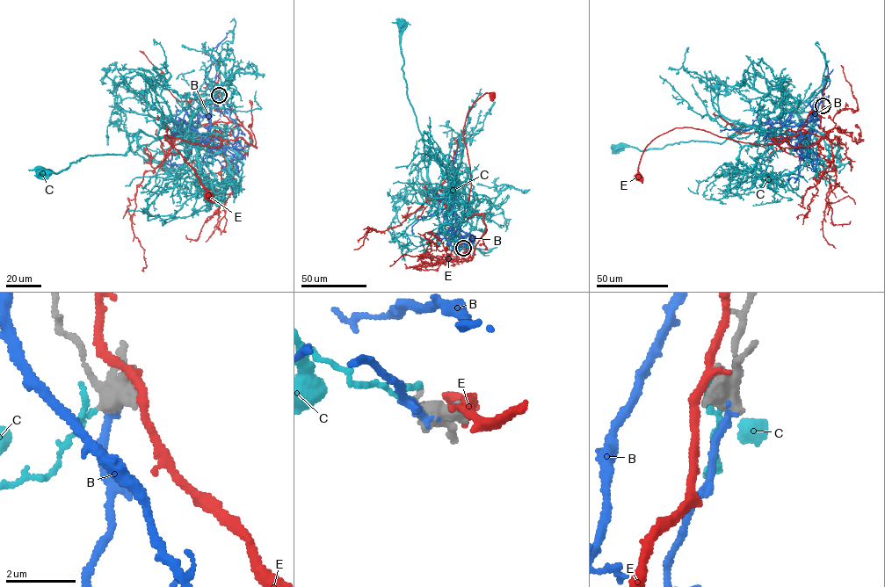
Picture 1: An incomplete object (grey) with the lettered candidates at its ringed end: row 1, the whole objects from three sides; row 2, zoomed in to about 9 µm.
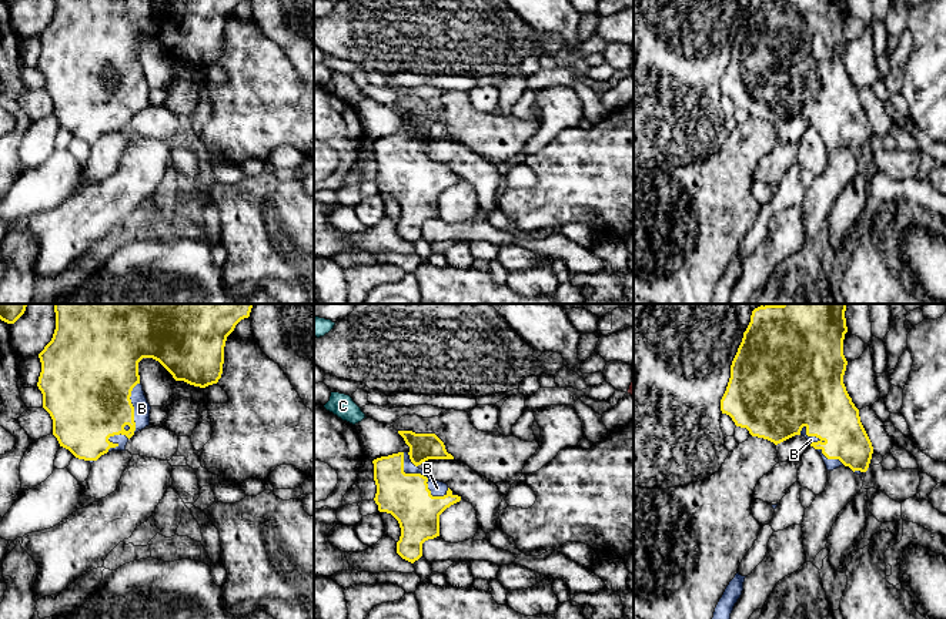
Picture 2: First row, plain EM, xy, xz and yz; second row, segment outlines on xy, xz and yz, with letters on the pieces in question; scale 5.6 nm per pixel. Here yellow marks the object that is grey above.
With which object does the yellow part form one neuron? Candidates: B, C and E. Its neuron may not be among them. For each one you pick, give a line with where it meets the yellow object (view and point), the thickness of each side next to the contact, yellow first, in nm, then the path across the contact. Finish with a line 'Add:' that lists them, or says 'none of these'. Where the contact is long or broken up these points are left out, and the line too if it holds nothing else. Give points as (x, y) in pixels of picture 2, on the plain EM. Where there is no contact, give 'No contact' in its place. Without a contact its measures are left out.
B: Touches yellow at xz (423, 156). Thickness 260 nm (yellow) against 90 nm
Add: B

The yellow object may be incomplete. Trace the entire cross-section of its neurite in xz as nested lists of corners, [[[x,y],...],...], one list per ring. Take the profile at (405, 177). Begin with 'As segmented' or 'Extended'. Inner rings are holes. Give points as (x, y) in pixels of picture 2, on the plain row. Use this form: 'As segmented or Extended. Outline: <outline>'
Extended. Outline: [[[398,111],[410,127],[408,133],[398,133],[372,141],[374,161],[377,165],[375,184],[380,193],[391,194],[400,204],[401,217],[397,222],[397,234],[414,244],[422,237],[422,224],[439,217],[439,195],[451,185],[461,181],[447,164],[431,160],[418,147],[428,140],[454,140],[447,133],[444,123],[435,114],[415,114]]]

